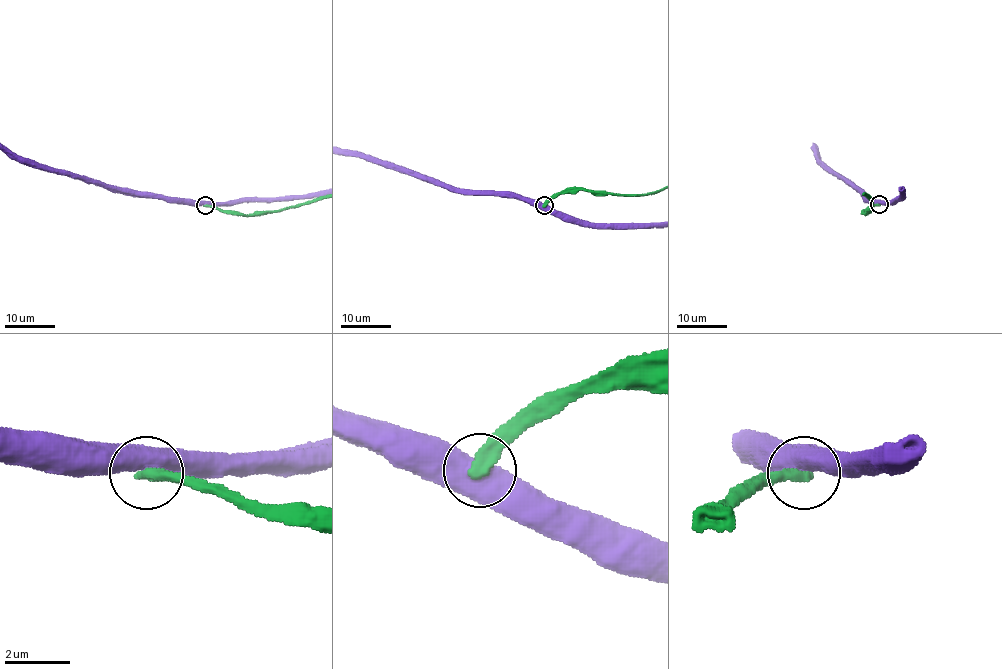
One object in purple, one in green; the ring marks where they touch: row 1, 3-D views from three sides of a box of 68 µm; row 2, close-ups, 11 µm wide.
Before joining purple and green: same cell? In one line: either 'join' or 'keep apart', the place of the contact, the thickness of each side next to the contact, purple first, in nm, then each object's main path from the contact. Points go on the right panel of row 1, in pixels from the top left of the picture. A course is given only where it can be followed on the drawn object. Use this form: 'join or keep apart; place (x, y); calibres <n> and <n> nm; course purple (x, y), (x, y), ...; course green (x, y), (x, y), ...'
keep apart; place (879, 204); calibres 650 and 440 nm

